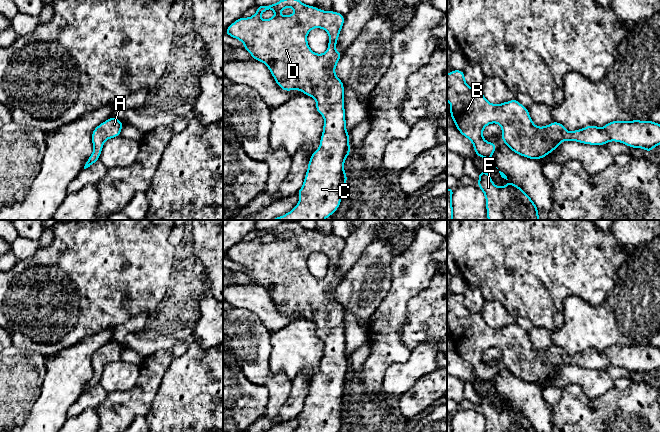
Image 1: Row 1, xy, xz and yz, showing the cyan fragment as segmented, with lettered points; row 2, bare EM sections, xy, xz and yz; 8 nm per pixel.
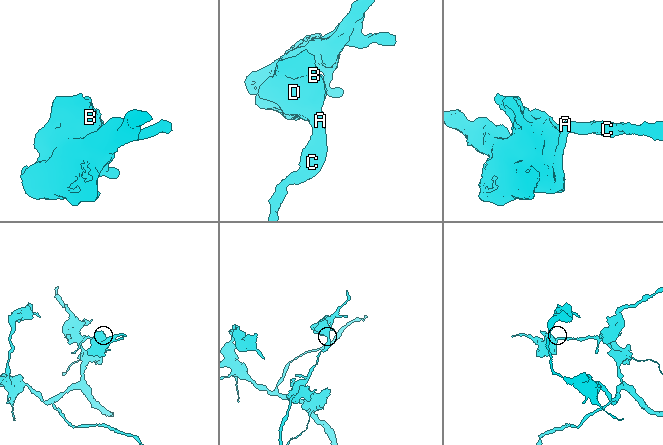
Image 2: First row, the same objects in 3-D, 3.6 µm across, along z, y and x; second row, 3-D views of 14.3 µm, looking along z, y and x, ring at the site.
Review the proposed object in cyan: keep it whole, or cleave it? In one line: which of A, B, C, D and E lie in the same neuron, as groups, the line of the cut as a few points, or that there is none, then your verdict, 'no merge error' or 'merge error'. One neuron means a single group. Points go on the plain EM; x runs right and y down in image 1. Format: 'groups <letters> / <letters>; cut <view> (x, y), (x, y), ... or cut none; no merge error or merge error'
groups A B C D E; cut none; no merge error

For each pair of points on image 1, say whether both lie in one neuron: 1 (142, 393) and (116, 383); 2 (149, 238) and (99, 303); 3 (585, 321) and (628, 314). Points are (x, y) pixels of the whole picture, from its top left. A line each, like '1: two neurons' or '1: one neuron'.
1: two neurons
2: one neuron
3: one neuron

